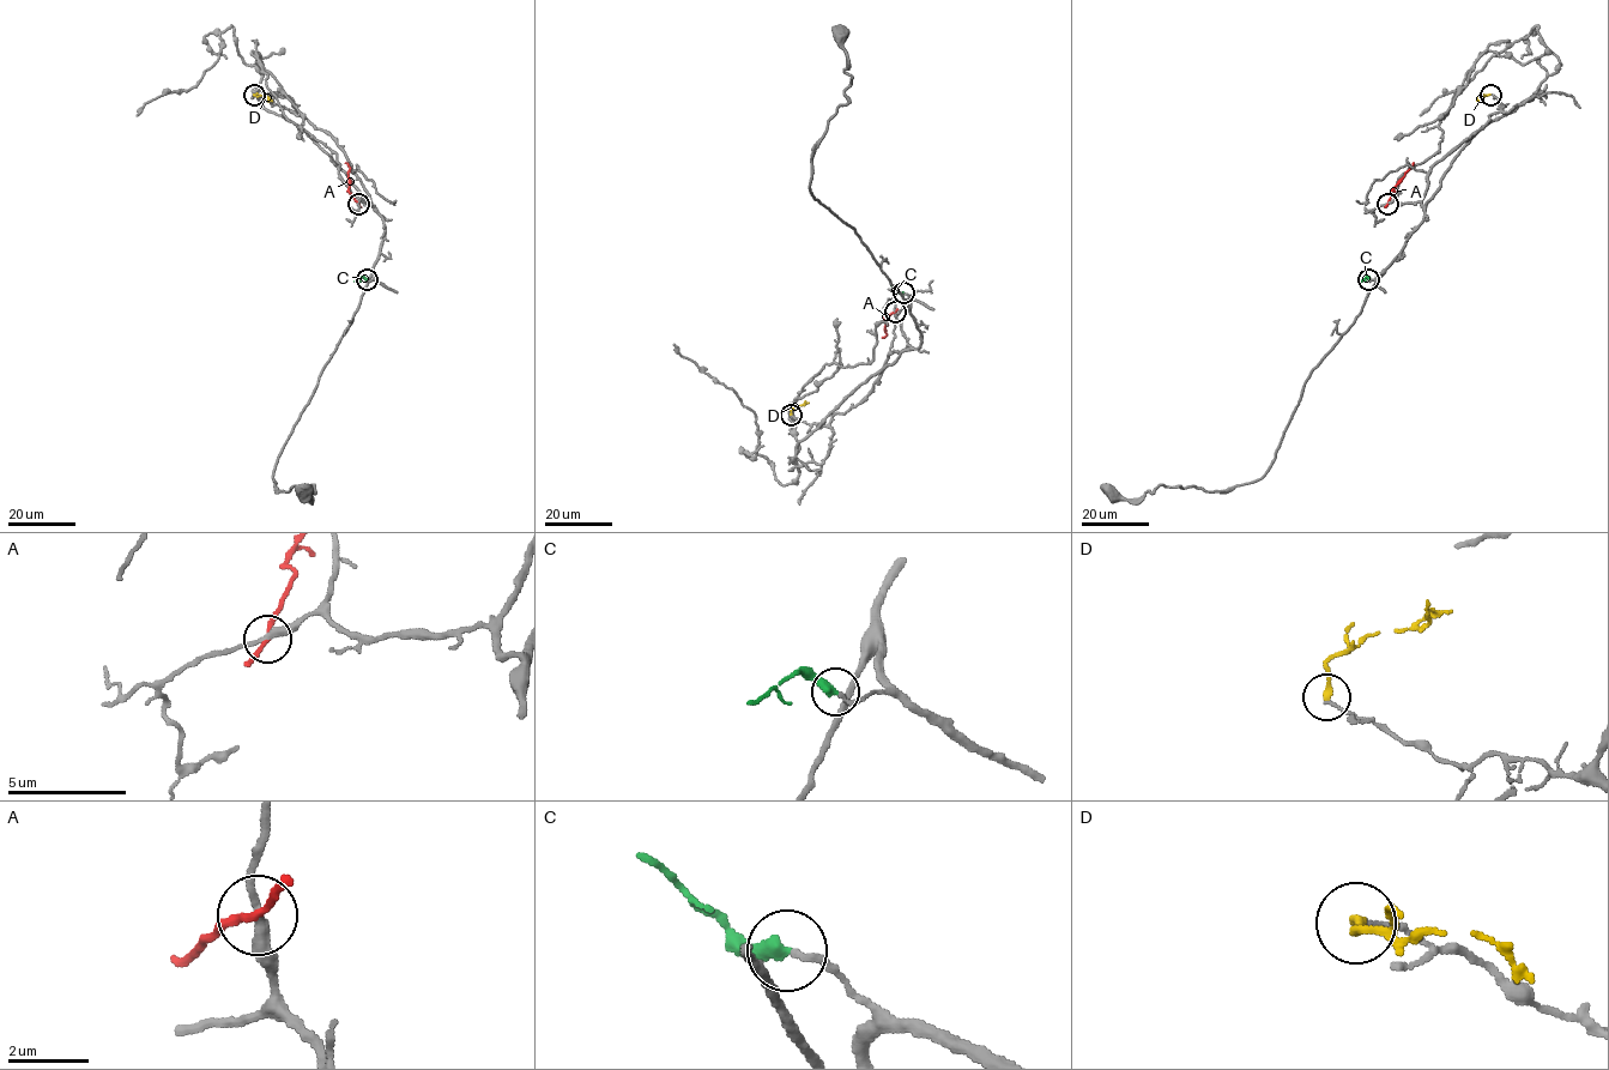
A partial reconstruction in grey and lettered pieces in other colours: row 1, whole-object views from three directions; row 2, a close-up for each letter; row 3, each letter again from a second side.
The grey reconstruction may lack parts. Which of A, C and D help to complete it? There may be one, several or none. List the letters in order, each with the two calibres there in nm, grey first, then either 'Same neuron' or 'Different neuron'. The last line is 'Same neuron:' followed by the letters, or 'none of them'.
A: Thickness 280 nm (grey) against 160 nm. Different neuron
C: Thickness 180 nm (grey) against 400 nm. Same neuron
D: Thickness 130 nm (grey) against 200 nm. Different neuron
Same neuron: C

